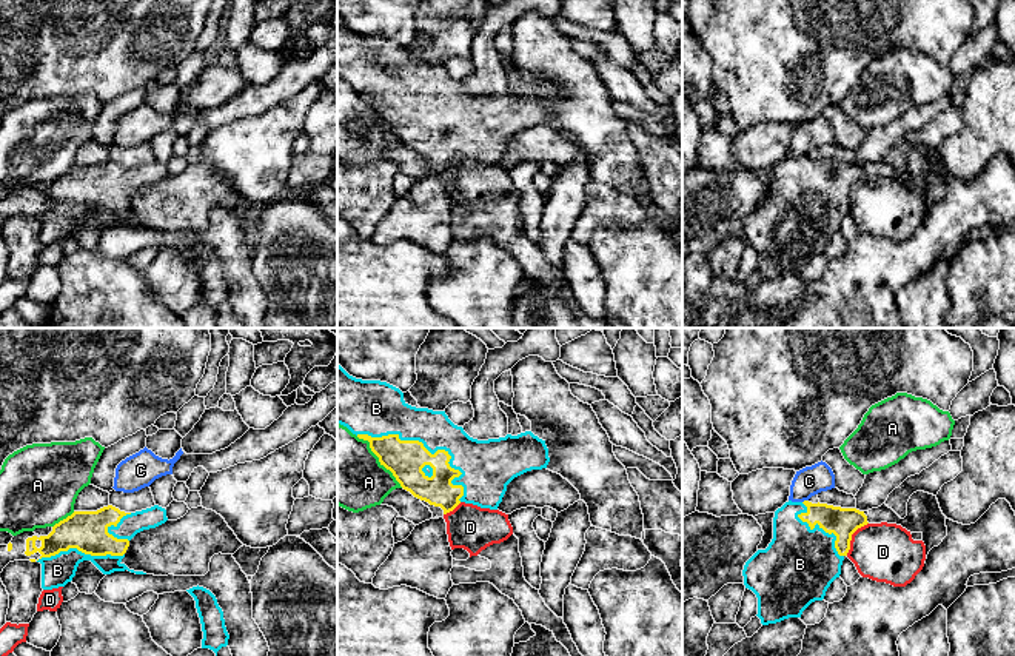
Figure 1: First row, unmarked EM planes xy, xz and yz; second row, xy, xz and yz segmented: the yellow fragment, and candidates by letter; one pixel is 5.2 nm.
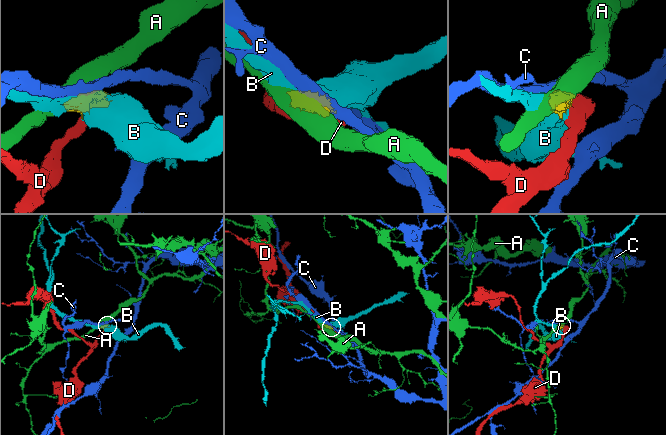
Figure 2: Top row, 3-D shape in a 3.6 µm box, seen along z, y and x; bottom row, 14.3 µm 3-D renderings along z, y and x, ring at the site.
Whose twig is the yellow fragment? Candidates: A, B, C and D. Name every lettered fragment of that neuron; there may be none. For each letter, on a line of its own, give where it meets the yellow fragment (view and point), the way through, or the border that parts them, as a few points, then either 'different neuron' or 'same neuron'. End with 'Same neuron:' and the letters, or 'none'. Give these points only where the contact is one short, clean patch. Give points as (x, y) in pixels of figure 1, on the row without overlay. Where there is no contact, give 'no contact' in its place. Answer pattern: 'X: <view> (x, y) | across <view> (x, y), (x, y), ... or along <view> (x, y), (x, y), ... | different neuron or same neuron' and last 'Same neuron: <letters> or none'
A: xz (379, 114) | different neuron
B: xz (430, 108) | same neuron
C: yz (804, 156) | along yz (807, 154), (803, 157) | different neuron
D: yz (850, 193) | along yz (867, 177), (852, 190), (850, 204), (846, 210) | different neuron
Same neuron: B

